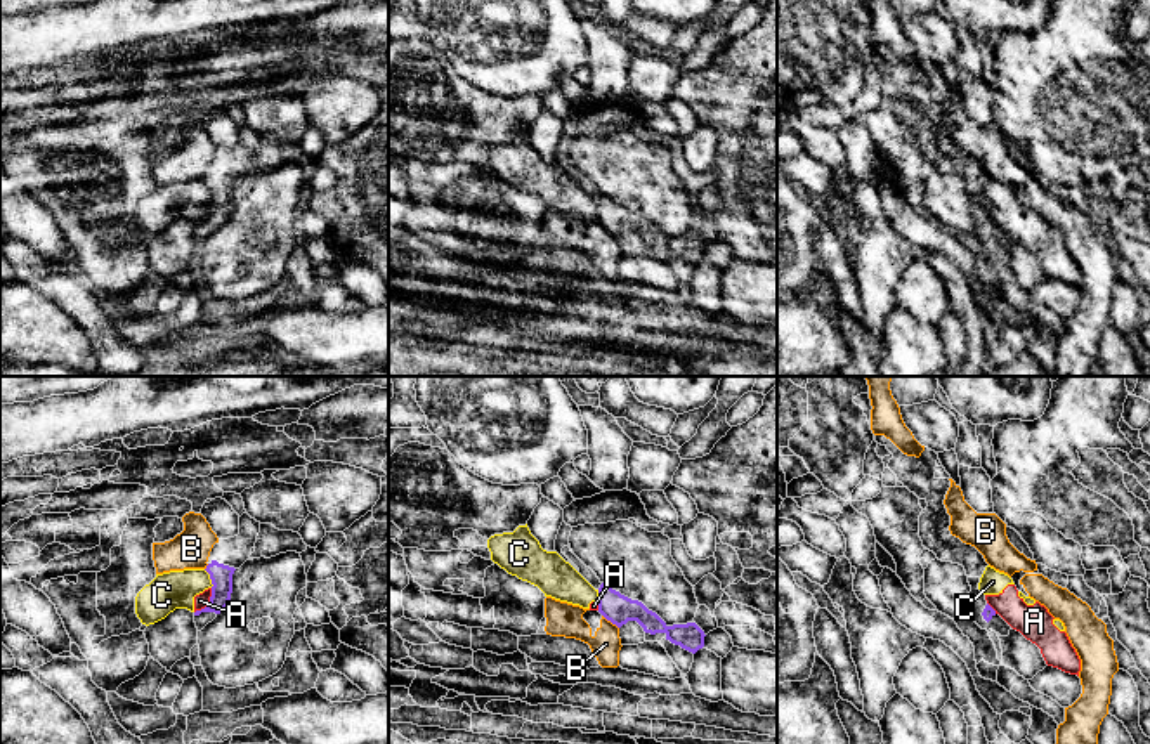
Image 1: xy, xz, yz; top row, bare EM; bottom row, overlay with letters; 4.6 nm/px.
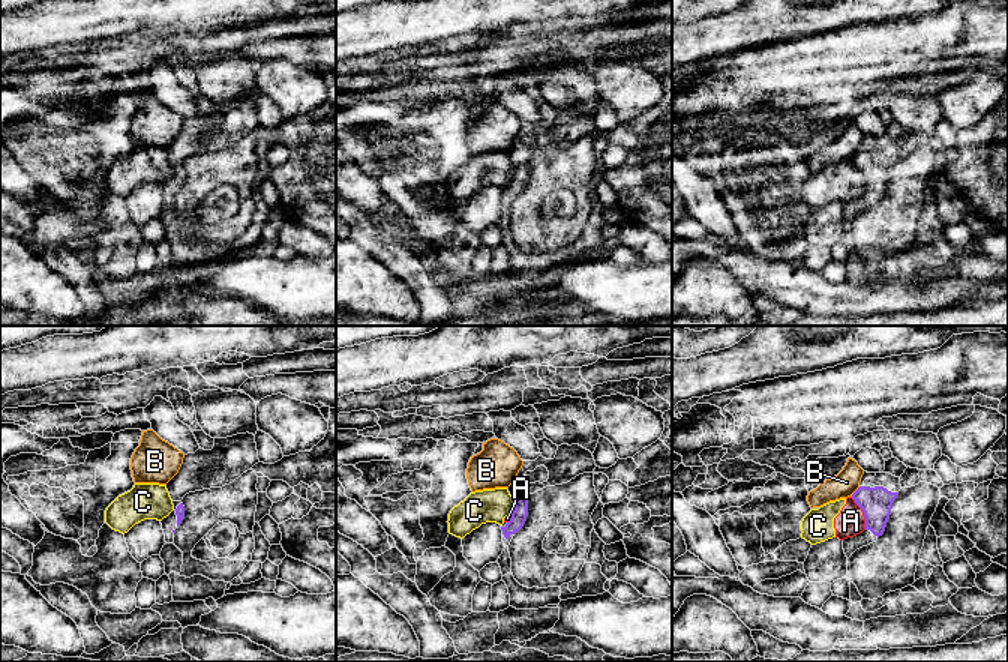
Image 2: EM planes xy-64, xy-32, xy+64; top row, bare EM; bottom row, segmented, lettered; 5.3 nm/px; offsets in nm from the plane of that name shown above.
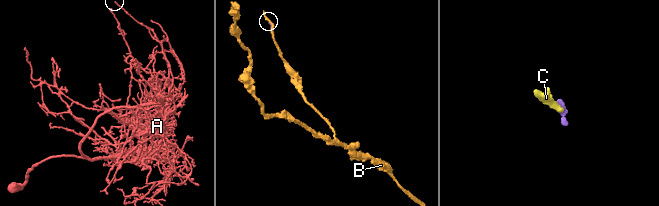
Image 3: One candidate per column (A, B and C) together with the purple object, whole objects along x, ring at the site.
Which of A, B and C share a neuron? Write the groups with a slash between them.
A C / B

